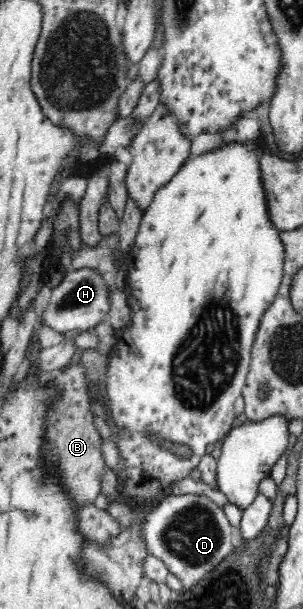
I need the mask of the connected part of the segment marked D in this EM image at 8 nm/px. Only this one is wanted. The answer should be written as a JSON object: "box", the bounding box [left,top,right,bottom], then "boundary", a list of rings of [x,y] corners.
{"box":[142,494,234,589],"boundary":[[[169,494],[150,511],[146,522],[142,524],[142,533],[149,554],[167,564],[169,572],[181,581],[183,589],[194,587],[234,549],[233,526],[226,518],[223,508],[204,494]]]}

